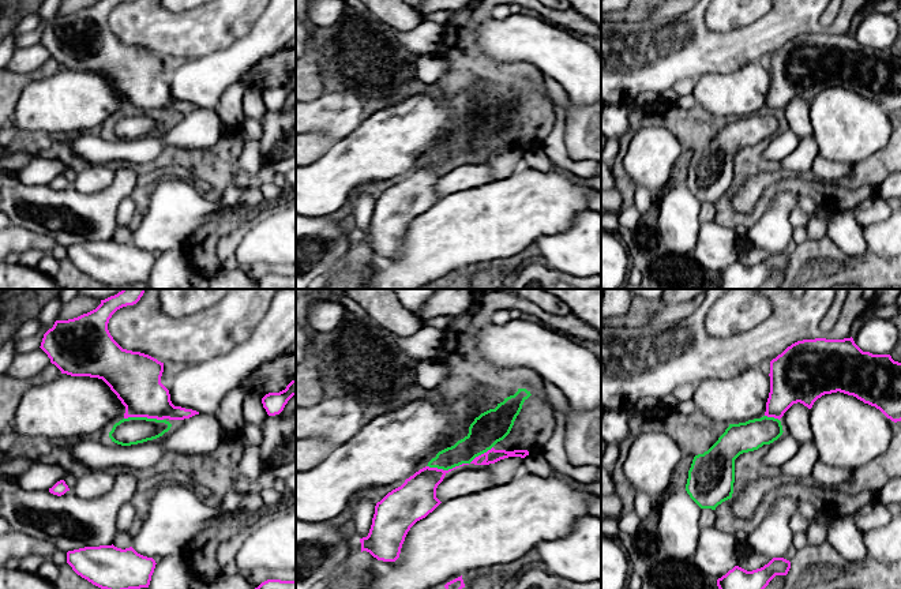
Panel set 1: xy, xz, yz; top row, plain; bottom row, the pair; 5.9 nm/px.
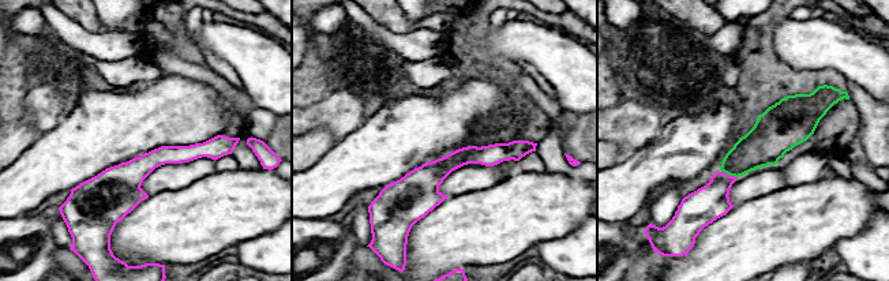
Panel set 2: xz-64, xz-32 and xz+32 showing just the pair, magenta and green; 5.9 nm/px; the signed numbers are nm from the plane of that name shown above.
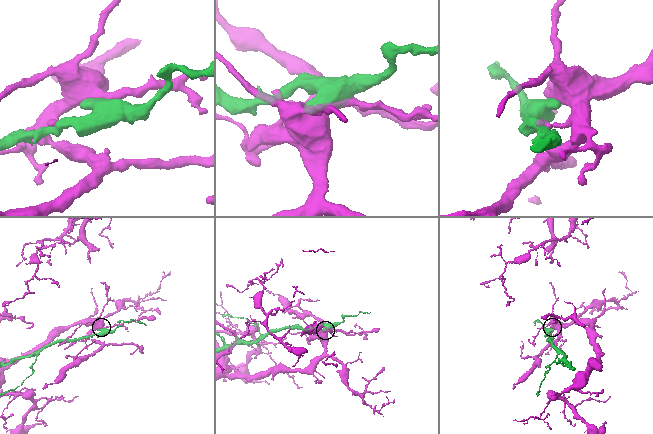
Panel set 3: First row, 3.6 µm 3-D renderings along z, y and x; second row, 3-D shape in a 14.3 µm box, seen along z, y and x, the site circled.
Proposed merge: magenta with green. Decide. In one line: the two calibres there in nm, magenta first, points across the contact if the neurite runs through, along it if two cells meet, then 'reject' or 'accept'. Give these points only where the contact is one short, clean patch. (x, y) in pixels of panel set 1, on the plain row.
170/190 nm | reject

